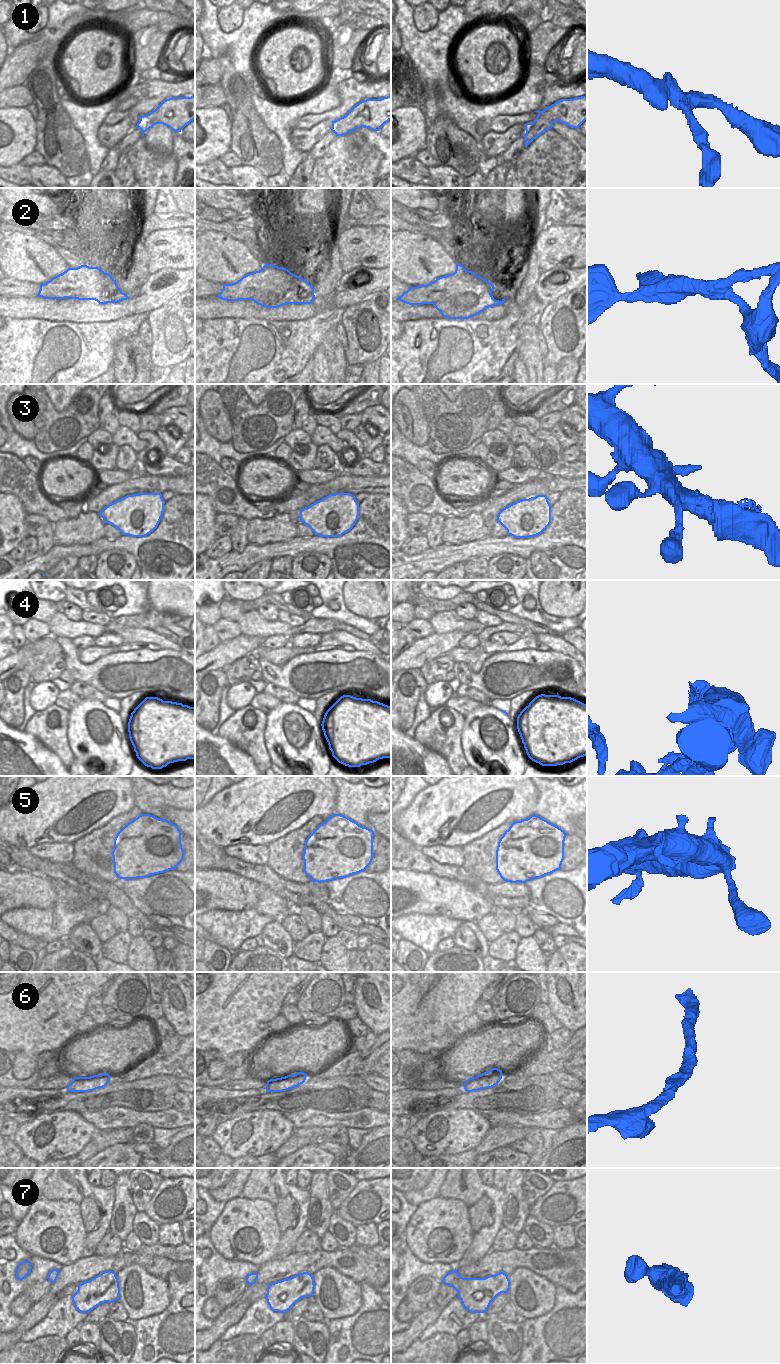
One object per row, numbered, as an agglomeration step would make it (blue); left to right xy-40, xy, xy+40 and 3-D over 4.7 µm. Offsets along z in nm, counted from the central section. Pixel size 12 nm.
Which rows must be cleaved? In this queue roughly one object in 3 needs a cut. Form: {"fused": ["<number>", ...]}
{"fused": ["2", "3", "4", "5"]}

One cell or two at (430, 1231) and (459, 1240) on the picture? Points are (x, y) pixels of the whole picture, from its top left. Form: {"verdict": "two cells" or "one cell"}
{"verdict": "one cell"}

